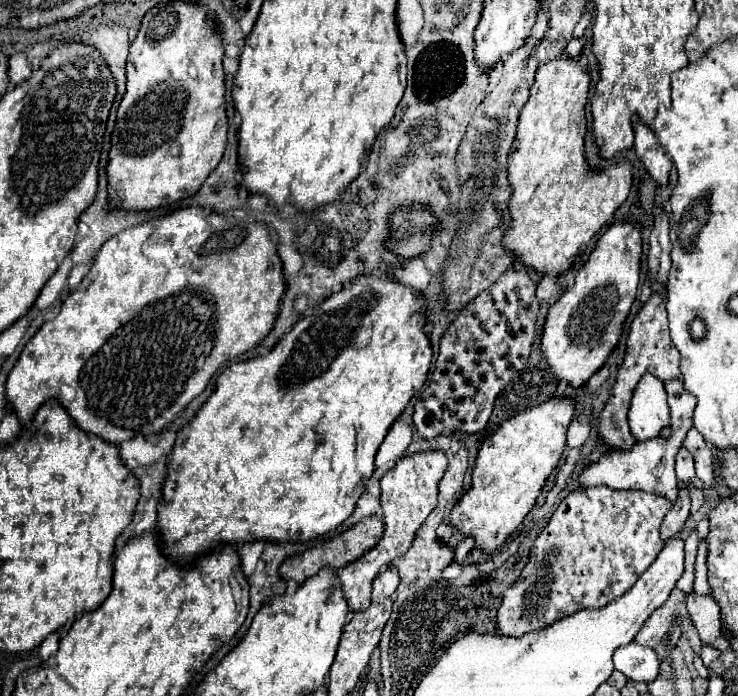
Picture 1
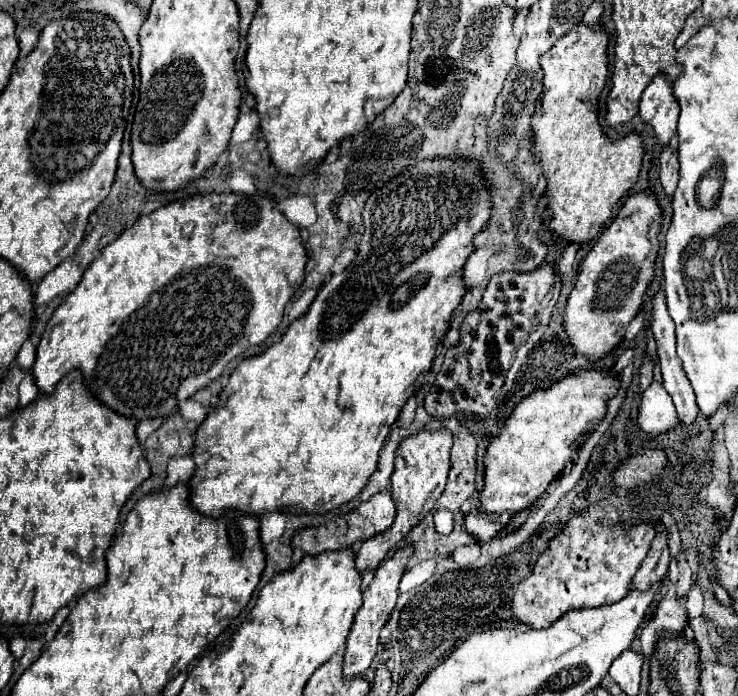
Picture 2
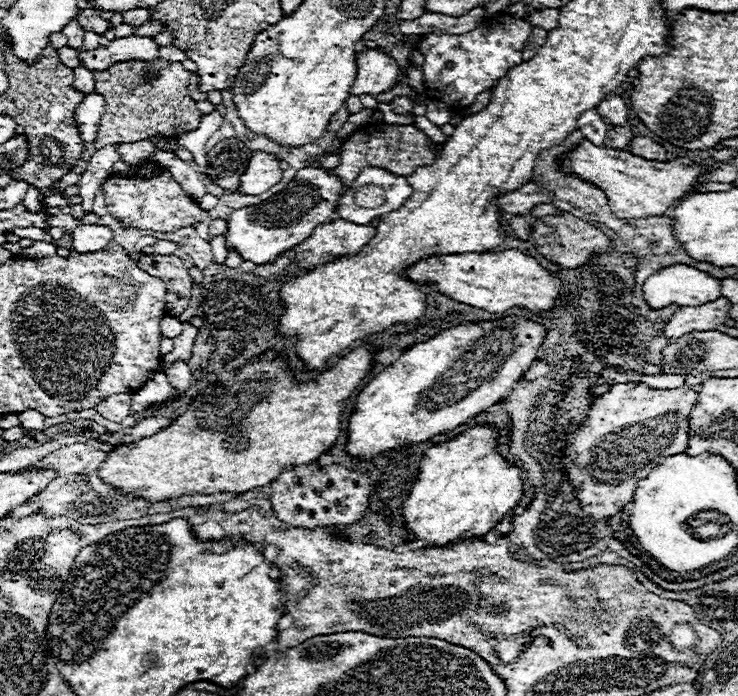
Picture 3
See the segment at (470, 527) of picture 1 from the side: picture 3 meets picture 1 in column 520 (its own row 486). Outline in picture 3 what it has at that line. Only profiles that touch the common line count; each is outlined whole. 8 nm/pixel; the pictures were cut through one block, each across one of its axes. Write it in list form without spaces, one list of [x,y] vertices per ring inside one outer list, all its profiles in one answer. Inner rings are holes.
[[[474,426],[424,454],[418,478],[402,504],[404,528],[434,548],[460,542],[460,538],[482,538],[520,498],[520,470],[496,452],[494,432],[488,426]]]

